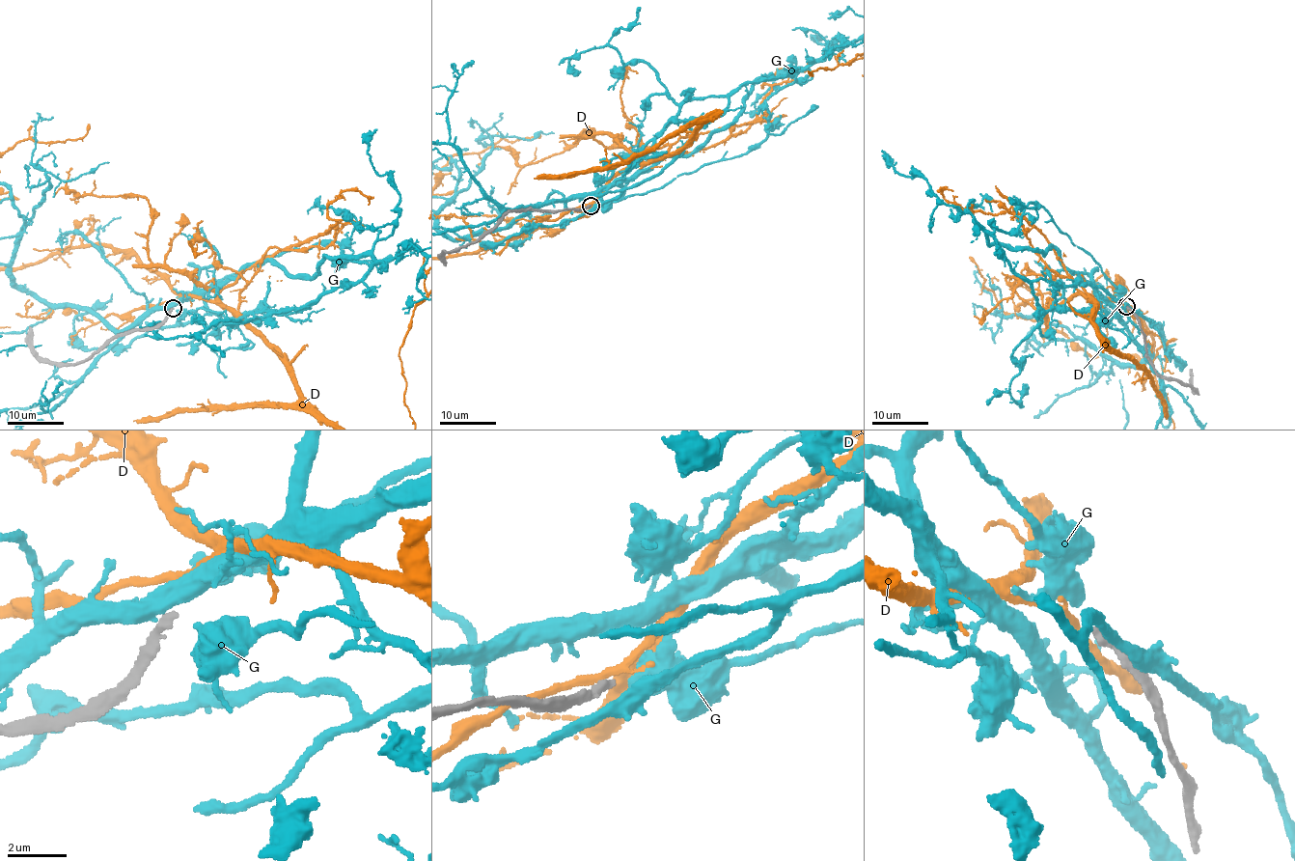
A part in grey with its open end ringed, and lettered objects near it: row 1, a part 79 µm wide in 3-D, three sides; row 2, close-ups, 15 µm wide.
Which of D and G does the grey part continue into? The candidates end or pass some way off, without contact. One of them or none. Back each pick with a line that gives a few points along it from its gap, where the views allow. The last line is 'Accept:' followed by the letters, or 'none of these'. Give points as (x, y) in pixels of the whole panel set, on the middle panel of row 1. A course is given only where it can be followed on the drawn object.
Accept: none of these

